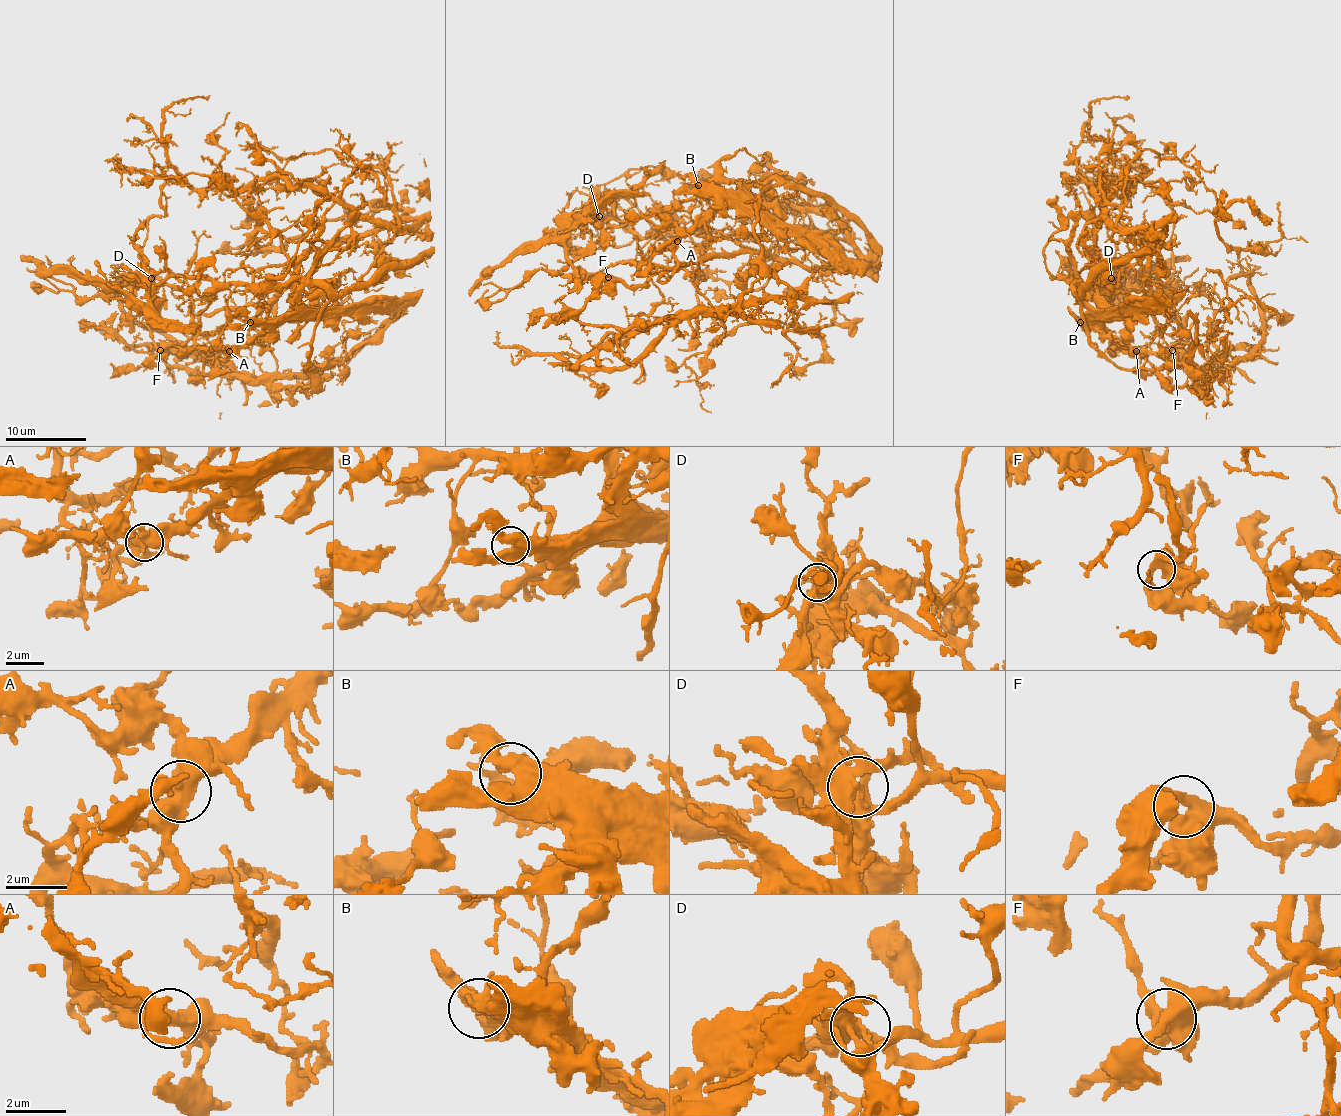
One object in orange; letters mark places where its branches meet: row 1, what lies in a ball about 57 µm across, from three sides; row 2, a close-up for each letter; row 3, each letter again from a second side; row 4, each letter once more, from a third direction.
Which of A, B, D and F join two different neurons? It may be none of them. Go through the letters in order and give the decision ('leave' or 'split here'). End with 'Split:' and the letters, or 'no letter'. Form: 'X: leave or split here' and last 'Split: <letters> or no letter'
A: leave
B: leave
D: split here
F: leave
Split: D

